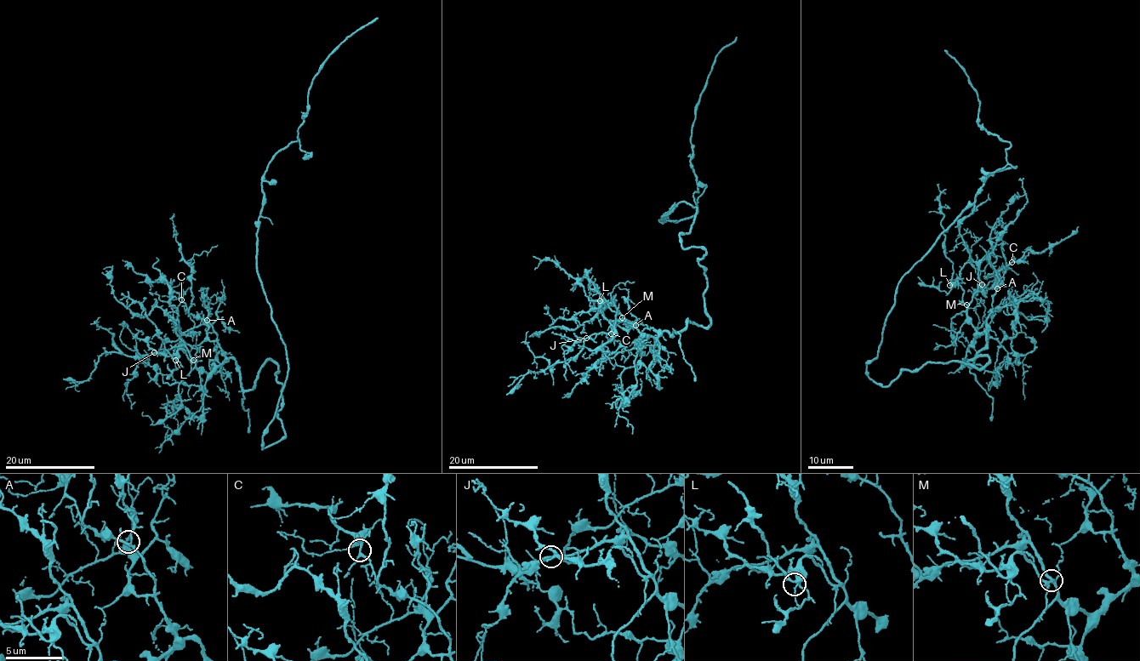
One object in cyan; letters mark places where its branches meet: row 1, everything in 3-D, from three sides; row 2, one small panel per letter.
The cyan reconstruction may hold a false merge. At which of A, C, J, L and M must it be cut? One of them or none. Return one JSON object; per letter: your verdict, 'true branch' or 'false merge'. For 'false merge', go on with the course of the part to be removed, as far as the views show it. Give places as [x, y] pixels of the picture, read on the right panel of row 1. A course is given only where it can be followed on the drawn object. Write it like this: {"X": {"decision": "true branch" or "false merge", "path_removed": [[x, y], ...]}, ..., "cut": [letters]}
{"A": {"decision": "true branch"}, "C": {"decision": "true branch"}, "J": {"decision": "true branch"}, "L": {"decision": "true branch"}, "M": {"decision": "true branch"}, "cut": []}

